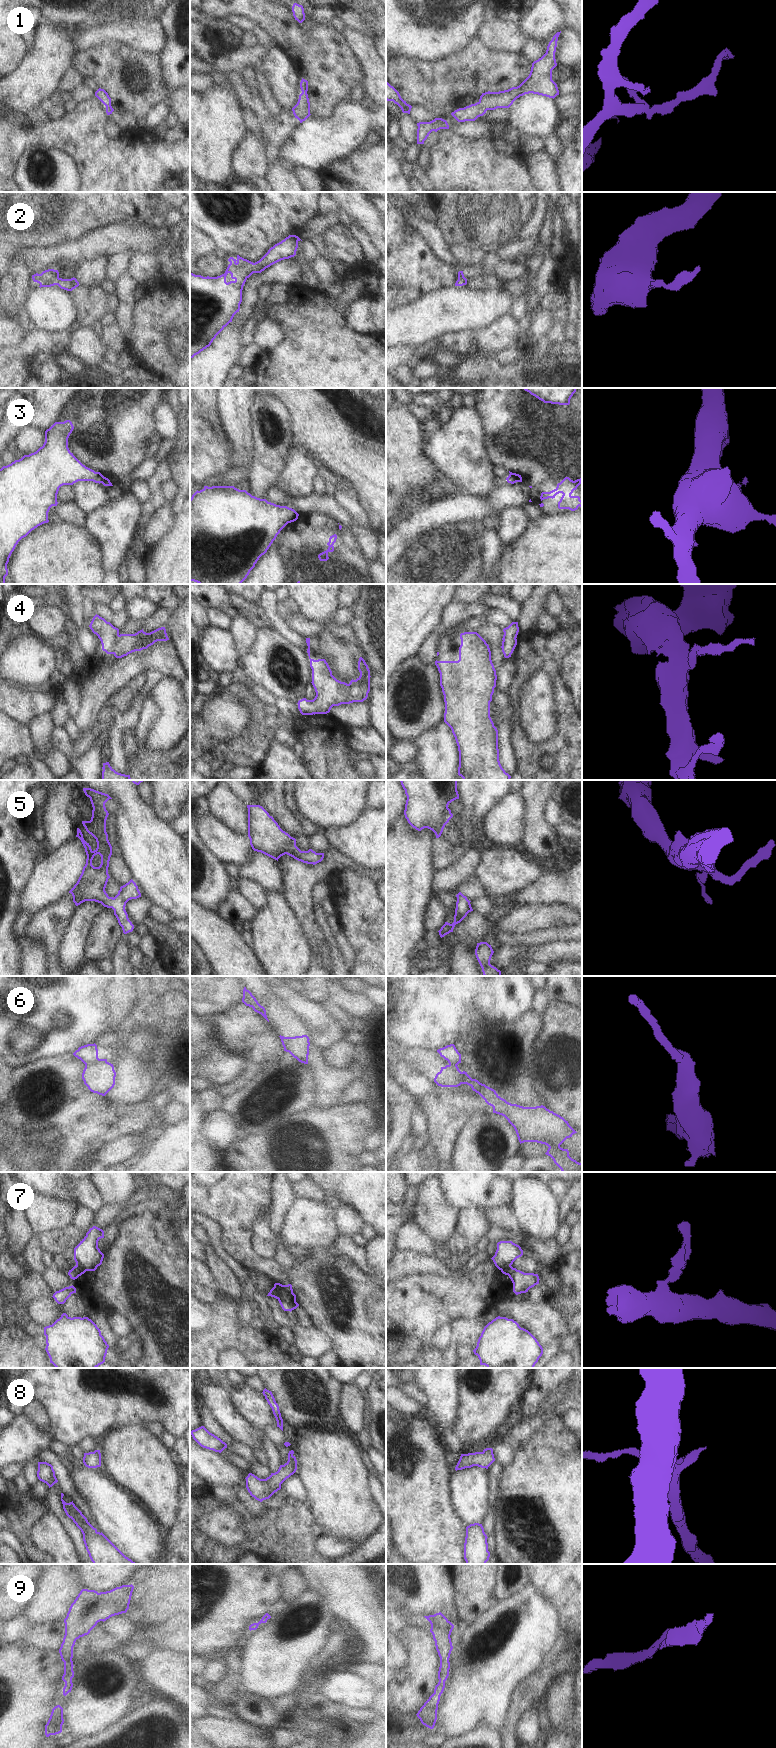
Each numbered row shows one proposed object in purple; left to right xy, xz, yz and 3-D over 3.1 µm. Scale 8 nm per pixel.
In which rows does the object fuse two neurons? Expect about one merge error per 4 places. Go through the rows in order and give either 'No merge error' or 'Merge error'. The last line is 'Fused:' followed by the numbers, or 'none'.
1: No merge error
2: No merge error
3: Merge error
4: No merge error
5: No merge error
6: Merge error
7: Merge error
8: No merge error
9: No merge error
Fused: 3, 6, 7

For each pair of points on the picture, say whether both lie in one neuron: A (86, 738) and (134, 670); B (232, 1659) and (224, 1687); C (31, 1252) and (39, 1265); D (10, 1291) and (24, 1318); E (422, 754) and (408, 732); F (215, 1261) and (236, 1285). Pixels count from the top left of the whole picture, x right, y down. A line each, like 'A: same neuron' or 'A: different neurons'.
A: same neuron
B: same neuron
C: same neuron
D: different neurons
E: different neurons
F: same neuron

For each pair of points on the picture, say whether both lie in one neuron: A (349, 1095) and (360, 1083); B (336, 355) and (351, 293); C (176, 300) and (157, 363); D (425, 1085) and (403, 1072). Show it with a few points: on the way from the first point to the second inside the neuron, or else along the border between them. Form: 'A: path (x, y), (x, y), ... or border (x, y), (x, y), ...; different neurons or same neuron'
A: path (352, 1092), (358, 1086); same neuron
B: path (336, 340), (336, 308); same neuron
C: path (160, 316), (157, 319), (157, 347); same neuron
D: path (420, 1085), (408, 1077); same neuron

